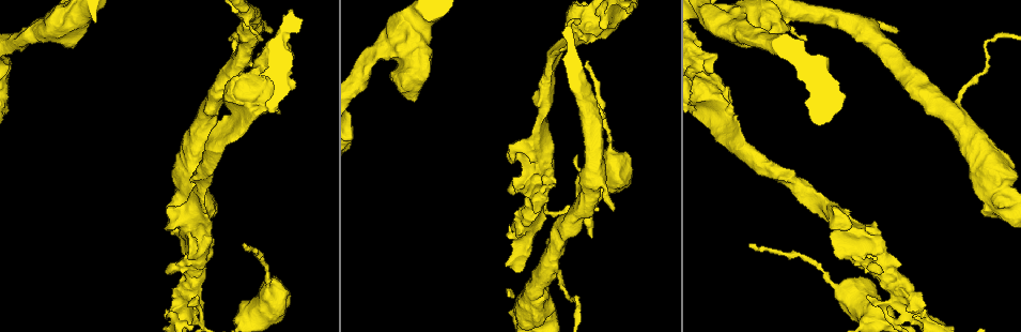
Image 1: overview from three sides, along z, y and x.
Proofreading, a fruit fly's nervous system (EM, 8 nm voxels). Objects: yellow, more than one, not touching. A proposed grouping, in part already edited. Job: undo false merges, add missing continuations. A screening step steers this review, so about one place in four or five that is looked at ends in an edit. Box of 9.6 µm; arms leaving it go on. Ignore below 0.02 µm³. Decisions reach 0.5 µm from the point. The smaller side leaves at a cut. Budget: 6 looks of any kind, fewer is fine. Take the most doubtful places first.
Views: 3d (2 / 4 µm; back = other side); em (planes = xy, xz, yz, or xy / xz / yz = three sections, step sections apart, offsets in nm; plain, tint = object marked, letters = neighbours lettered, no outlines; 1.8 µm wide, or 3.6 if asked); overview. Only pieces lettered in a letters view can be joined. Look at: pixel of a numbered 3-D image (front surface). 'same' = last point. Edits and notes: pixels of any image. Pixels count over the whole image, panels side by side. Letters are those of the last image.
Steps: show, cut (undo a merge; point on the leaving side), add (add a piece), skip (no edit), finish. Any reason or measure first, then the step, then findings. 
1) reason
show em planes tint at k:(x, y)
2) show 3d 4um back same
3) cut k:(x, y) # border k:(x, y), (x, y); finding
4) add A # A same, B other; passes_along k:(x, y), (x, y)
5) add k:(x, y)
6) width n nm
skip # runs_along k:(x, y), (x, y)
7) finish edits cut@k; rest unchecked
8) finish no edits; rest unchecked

branch point
show em yz step 8 tint at 1:(532, 149)

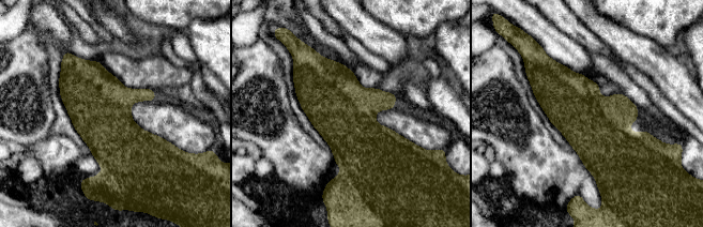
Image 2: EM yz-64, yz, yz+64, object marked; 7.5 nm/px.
show em planes tint same

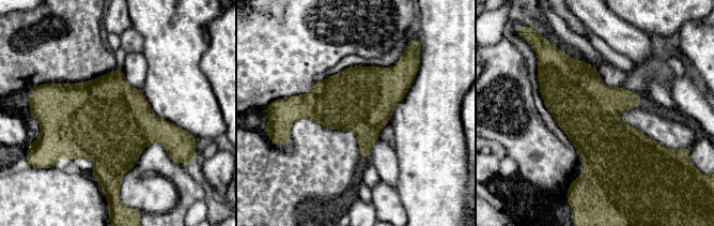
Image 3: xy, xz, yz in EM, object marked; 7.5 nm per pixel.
show em planes letters same

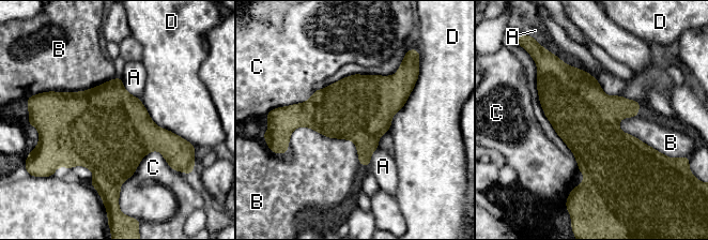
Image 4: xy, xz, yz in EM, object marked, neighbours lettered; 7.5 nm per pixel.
width 480 nm
skip # A other, B other, C other, D other; border 4:(289, 136), (351, 139), (362, 165); one neuron here

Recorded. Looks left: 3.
an open end
show em 3.6um planes letters at 1:(915, 316)

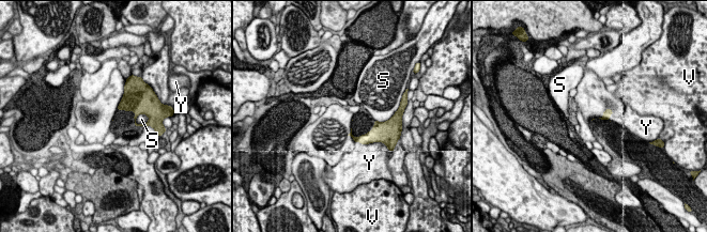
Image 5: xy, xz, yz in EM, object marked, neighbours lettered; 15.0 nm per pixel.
skip # S other, V other, Y other; border 5:(149, 117), (144, 123), (135, 122); no lettered piece goes on from it

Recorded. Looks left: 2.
free end
show em planes letters at 1:(270, 30)

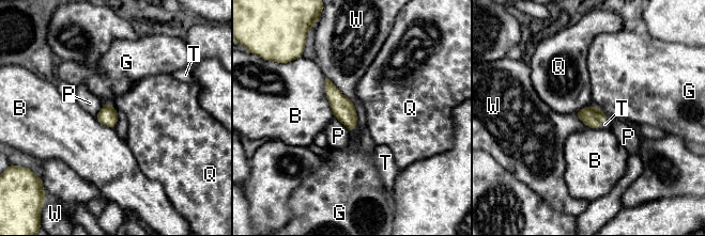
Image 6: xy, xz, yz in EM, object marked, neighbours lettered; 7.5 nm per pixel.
add T # B other, G other, P other, Q other, T same, W other; passes_along 6:(592, 116), (601, 120), (604, 124); the neuron continues

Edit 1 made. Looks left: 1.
finish edits add@6; rest unchecked

